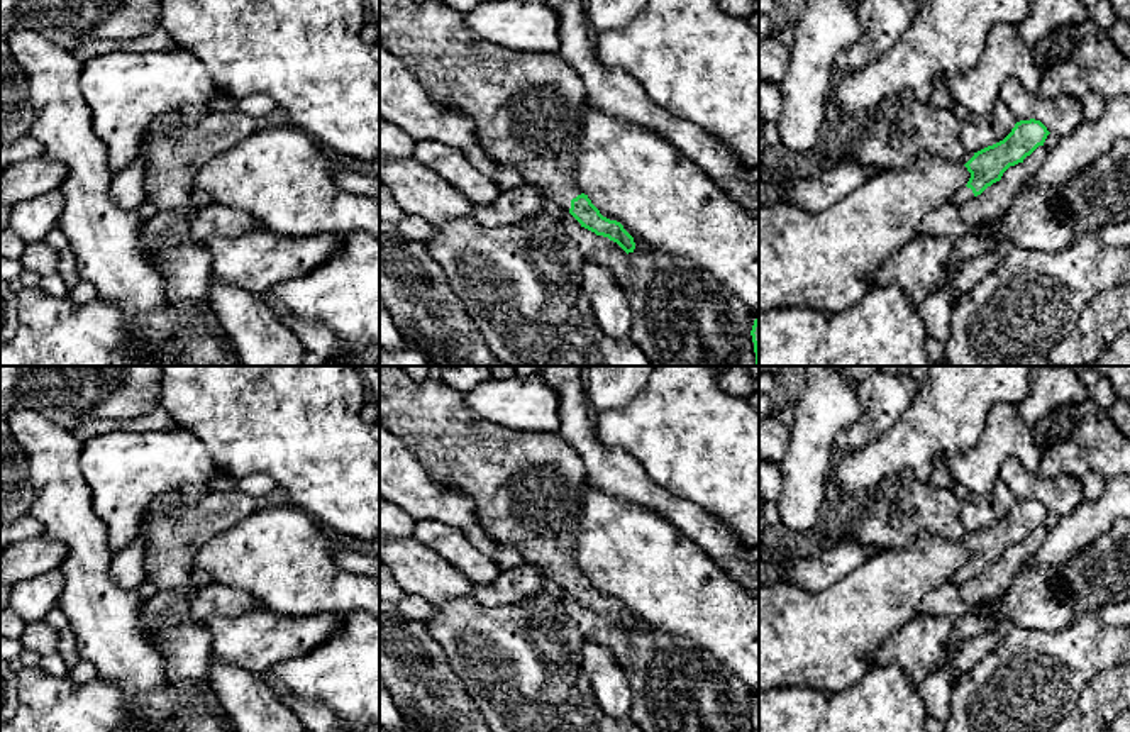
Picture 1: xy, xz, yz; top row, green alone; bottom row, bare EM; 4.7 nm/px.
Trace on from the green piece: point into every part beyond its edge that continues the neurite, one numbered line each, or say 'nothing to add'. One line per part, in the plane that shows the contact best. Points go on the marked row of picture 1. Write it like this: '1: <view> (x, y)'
1: xz (527, 109)

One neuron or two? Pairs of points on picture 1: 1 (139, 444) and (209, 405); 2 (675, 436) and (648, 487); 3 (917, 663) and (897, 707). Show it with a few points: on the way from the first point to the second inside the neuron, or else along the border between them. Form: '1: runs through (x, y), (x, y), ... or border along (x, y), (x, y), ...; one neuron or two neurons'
1: border along (178, 426), (190, 431), (209, 453); two neurons
2: border along (624, 451), (659, 485), (686, 500); two neurons
3: border along (875, 665), (895, 663), (917, 685); two neurons

